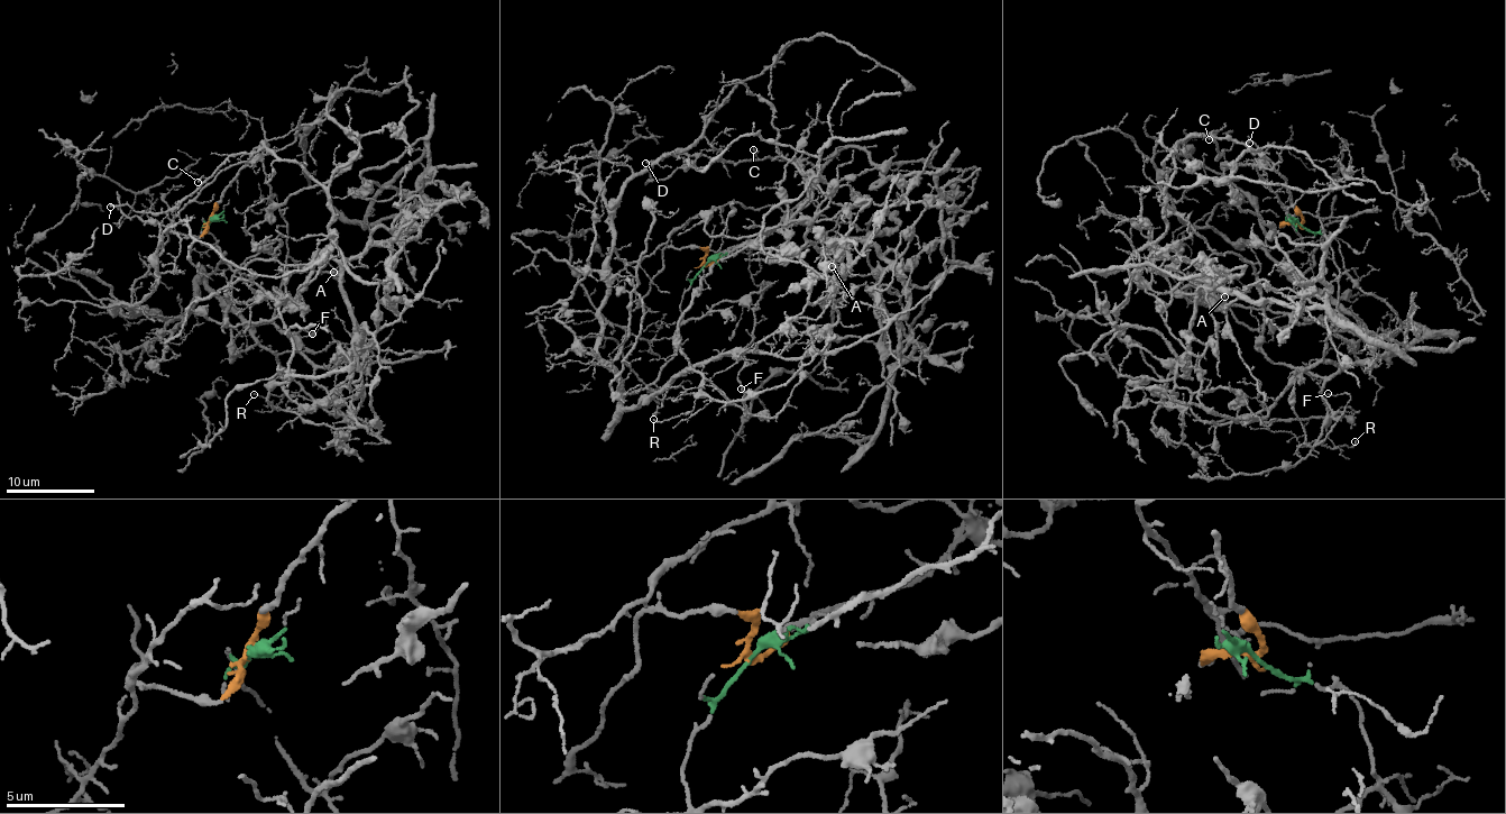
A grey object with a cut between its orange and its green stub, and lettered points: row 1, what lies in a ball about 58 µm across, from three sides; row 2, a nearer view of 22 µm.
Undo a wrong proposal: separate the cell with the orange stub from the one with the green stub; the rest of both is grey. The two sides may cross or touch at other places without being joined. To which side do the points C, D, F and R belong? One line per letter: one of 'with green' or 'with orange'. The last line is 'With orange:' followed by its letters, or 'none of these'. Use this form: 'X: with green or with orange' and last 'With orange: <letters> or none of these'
C: with orange
D: with orange
F: with green
R: with green
With orange: C, D

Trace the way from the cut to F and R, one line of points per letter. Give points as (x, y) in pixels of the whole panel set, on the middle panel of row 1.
F: (705, 265), (678, 305), (672, 357), (649, 385), (624, 398), (621, 412), (691, 371), (751, 414), (741, 389)
R: (705, 265), (678, 305), (672, 357), (620, 409), (636, 408), (691, 371), (700, 391), (692, 410), (652, 420)

